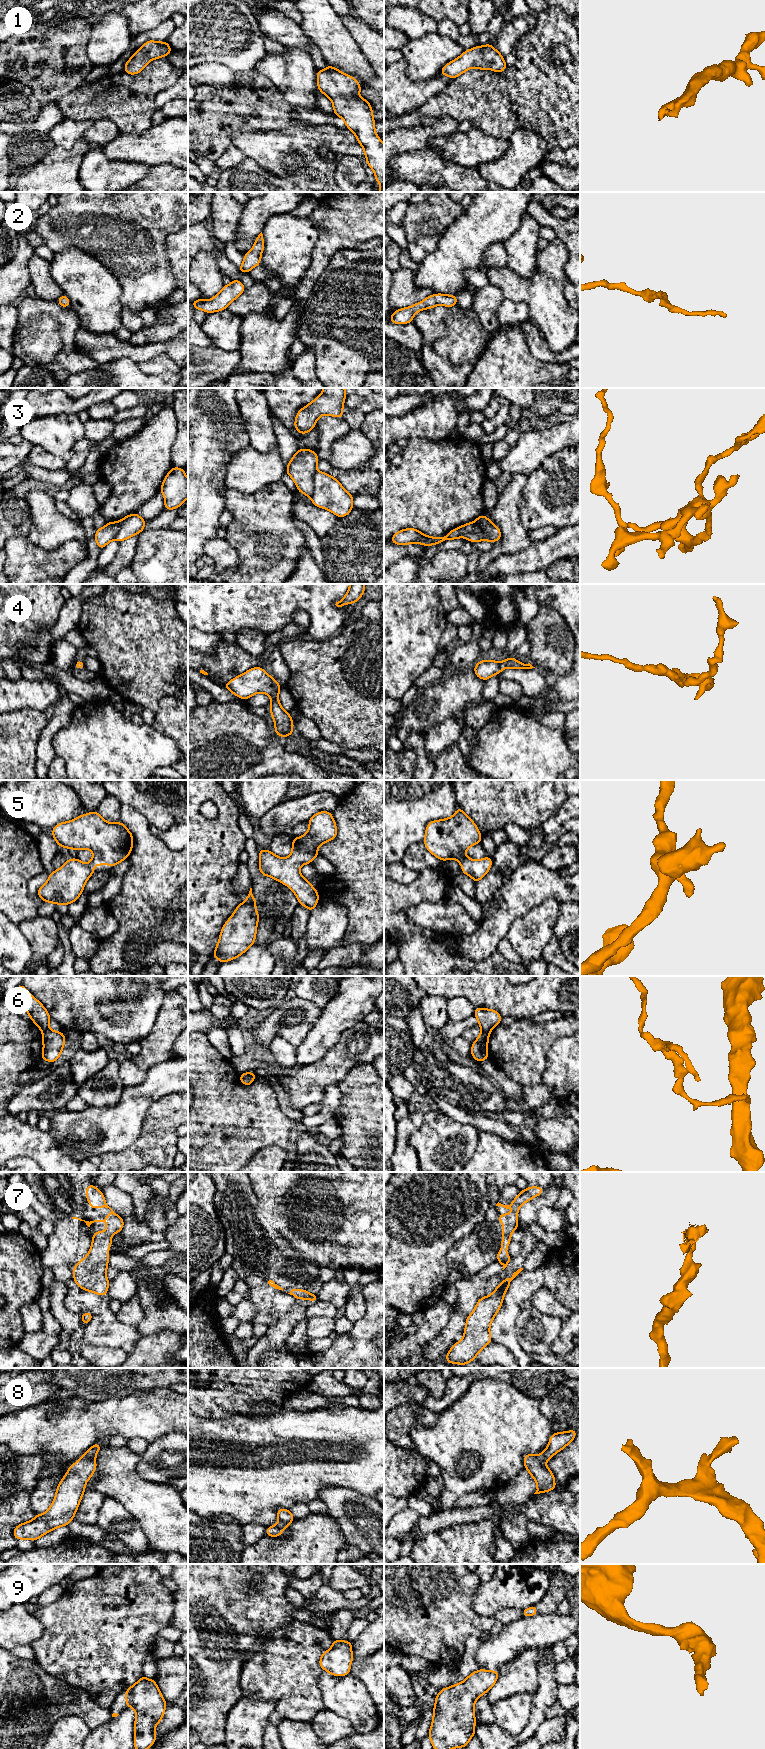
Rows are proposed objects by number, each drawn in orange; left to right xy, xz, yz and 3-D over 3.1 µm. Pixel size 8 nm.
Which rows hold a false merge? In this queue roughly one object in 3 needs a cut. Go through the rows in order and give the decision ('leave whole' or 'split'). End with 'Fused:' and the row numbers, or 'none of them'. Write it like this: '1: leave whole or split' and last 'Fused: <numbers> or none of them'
1: leave whole
2: leave whole
3: split
4: leave whole
5: leave whole
6: split
7: leave whole
8: leave whole
9: leave whole
Fused: 3, 6

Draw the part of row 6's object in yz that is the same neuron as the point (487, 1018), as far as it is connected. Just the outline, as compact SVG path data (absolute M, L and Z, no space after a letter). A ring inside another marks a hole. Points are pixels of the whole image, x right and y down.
M475 1008L474 1016L478 1019L479 1026L482 1031L491 1031L500 1024L502 1016L493 1009Z

